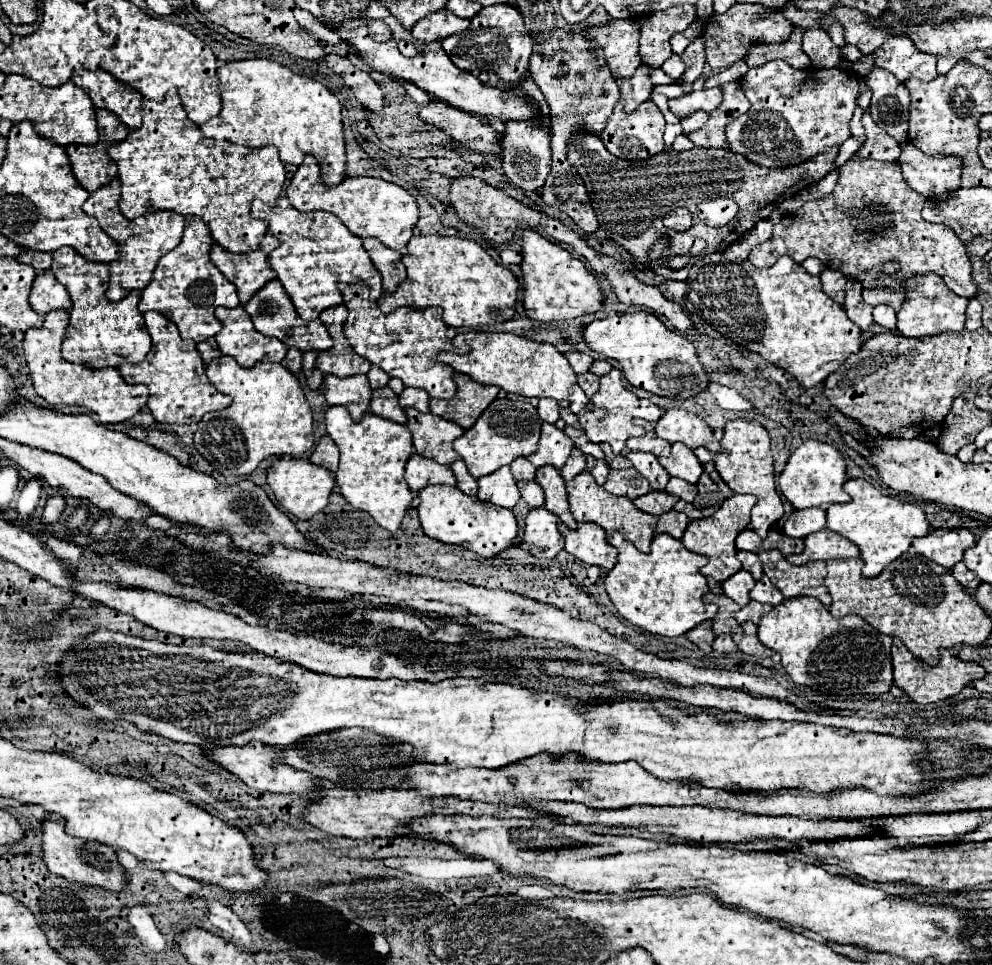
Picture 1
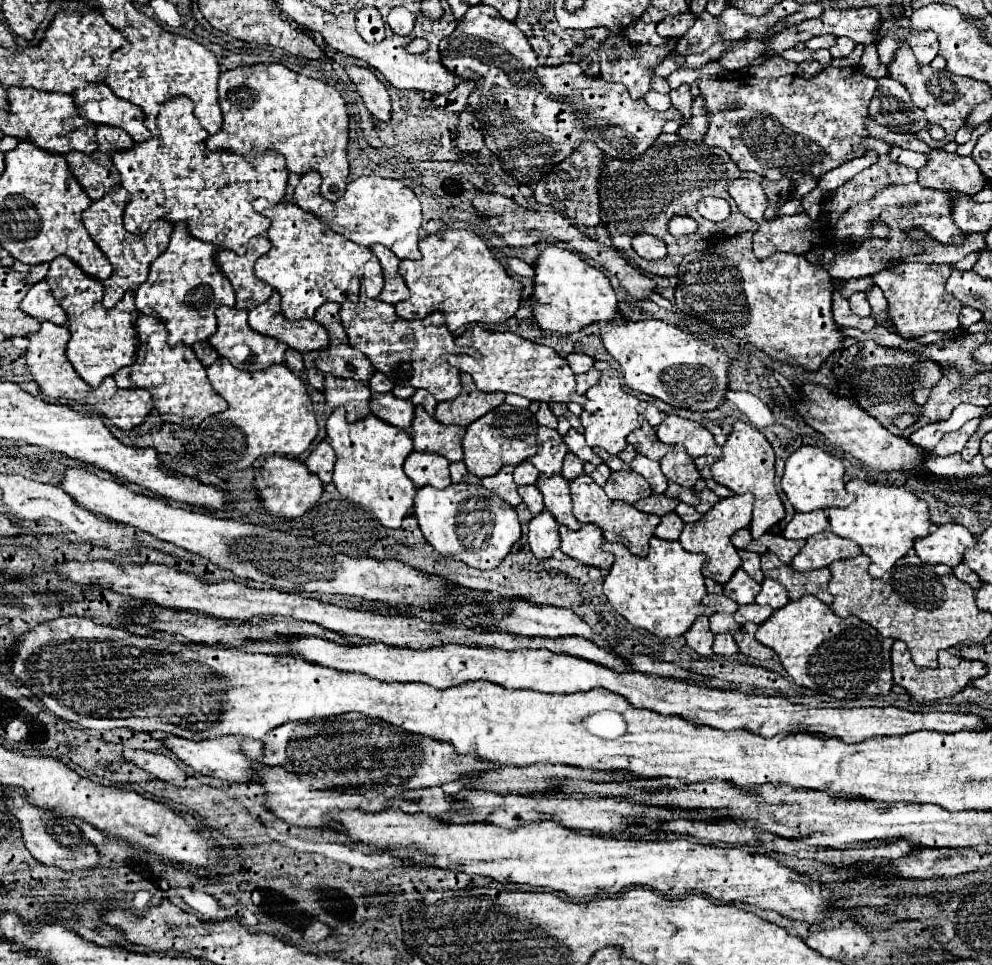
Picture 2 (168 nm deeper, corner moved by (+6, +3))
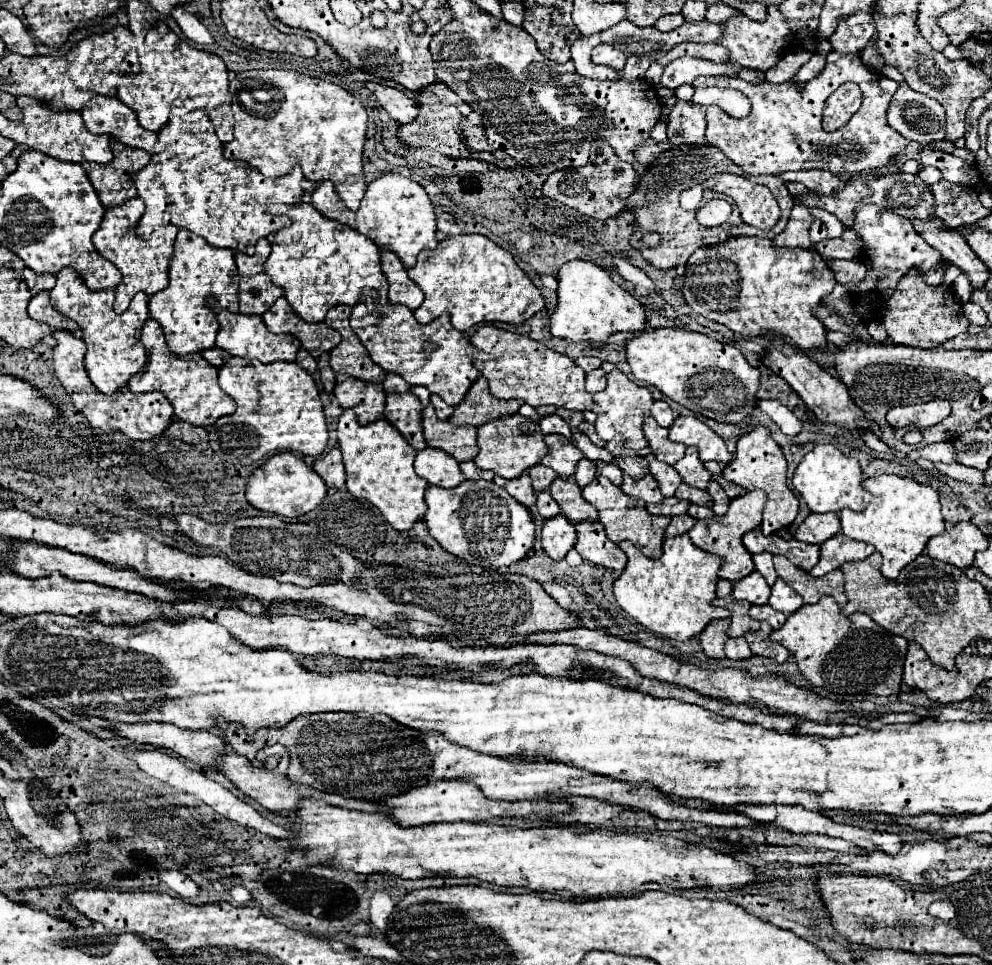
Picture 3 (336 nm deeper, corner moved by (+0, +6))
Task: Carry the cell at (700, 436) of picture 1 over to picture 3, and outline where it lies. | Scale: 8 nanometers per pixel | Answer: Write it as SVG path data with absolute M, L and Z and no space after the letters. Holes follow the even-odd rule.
M679 416L669 428L669 438L673 442L681 442L685 446L695 446L699 450L699 458L703 462L731 462L731 454L719 434L715 434L703 420L695 416Z

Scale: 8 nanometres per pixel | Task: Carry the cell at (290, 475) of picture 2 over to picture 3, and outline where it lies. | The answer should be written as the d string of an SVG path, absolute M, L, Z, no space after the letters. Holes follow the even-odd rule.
M281 452L271 456L263 466L259 466L247 484L247 500L257 510L267 514L277 514L285 518L299 518L321 504L327 494L325 482L319 474L303 462L303 458L295 456L293 452Z

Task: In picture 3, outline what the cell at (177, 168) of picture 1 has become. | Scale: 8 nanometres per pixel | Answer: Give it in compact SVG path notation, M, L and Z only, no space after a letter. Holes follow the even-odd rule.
M175 108L169 122L154 132L165 143L165 150L153 154L149 164L133 174L137 194L145 202L145 212L137 222L135 234L149 238L157 226L175 224L205 238L211 246L251 254L259 238L291 226L287 216L271 216L267 202L295 204L301 200L301 166L293 166L293 170L281 178L265 178L247 162L223 158L223 144L215 136L213 122L205 110L183 112L183 108Z

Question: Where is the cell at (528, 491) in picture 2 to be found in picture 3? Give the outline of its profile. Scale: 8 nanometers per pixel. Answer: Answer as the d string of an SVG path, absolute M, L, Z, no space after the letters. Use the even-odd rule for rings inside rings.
M547 490L537 492L537 510L539 510L539 514L541 514L545 520L559 514L559 506L557 506L557 502L551 498L551 494L549 494Z

